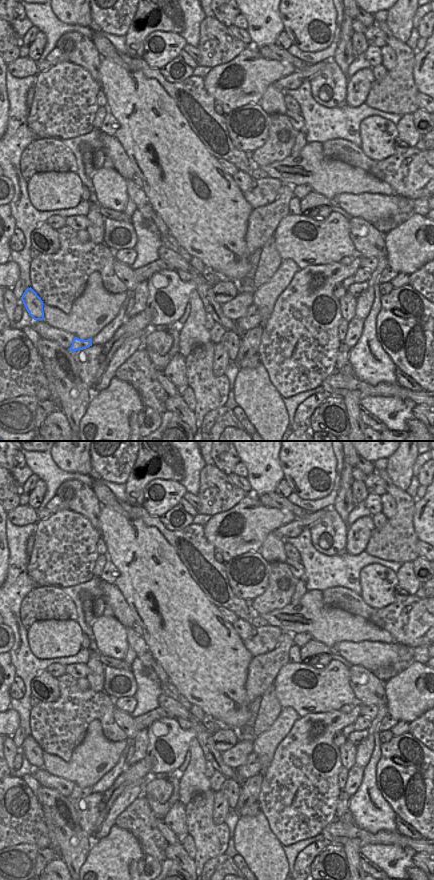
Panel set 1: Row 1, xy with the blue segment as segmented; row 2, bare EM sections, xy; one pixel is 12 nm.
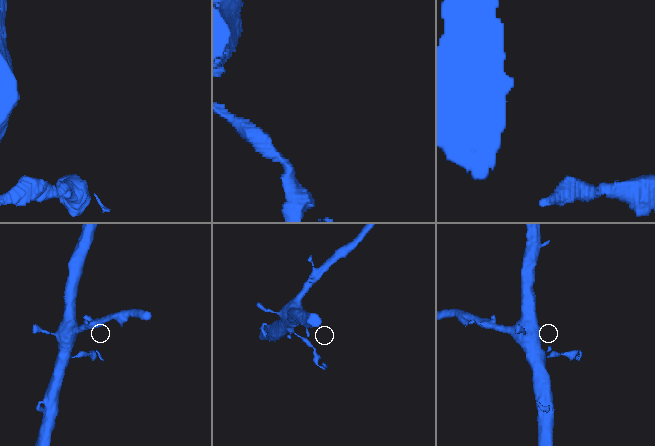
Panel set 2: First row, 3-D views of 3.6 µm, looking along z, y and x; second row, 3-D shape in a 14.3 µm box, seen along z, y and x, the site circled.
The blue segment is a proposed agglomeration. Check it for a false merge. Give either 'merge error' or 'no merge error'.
merge error

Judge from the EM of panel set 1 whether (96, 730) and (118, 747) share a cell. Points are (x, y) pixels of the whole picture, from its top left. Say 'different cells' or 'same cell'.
same cell

